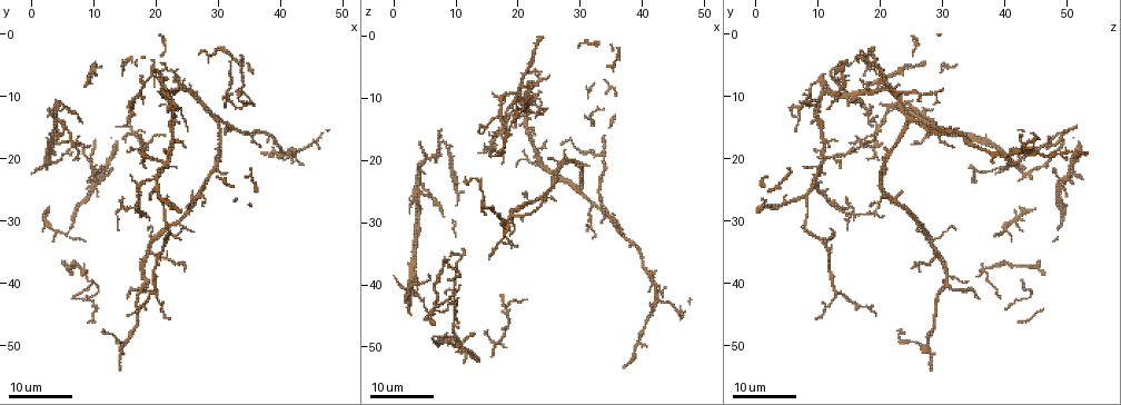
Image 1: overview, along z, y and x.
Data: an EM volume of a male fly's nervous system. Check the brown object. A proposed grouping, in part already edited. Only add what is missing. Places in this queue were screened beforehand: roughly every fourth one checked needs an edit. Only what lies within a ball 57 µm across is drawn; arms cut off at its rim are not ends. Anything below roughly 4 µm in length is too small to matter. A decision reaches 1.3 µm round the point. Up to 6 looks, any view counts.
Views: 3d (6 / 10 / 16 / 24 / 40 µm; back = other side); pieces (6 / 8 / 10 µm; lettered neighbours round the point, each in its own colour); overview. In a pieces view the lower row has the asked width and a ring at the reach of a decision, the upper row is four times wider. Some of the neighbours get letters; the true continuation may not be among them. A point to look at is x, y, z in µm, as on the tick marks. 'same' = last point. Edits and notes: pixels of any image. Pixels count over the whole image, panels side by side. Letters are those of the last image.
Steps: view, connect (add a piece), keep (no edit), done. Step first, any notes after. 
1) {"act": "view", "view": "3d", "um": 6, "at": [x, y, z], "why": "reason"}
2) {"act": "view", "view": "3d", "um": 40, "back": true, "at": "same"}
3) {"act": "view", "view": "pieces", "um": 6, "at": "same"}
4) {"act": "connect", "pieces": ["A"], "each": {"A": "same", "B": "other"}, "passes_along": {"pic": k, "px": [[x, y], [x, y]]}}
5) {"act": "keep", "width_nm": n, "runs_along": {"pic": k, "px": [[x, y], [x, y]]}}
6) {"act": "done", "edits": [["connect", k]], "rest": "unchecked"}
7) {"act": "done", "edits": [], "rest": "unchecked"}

{"act": "view", "view": "3d", "um": 16, "at": [14.5, 26.5, 15.0]}

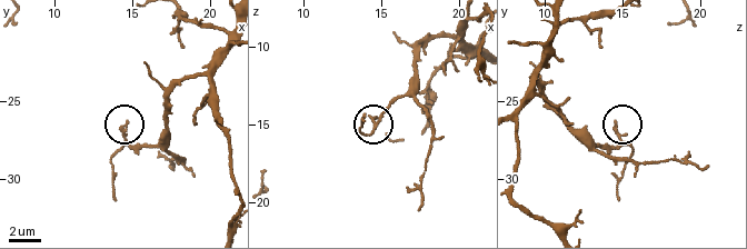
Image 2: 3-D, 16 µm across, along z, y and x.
{"act": "view", "view": "pieces", "um": 10, "at": [14.8, 26.2, 14.6]}

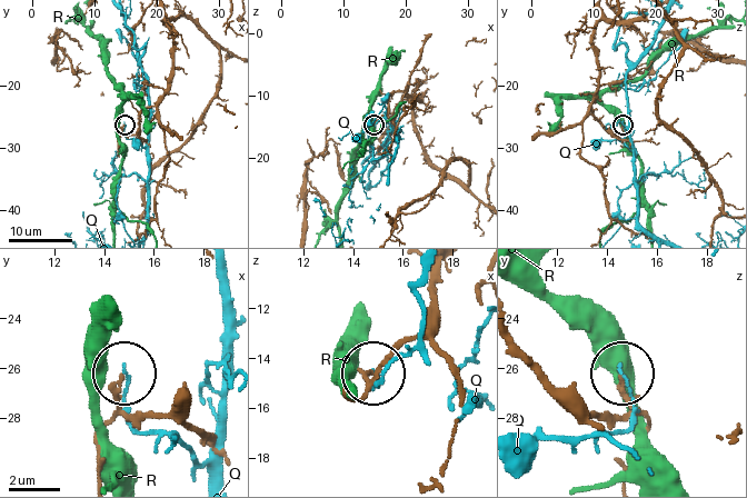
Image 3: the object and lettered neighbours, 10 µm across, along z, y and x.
{"act": "keep", "each": {"Q": "other", "R": "other"}, "runs_along": {"pic": 3, "px": [[536, 365], [594, 416], [629, 409], [625, 379]]}, "found": "no lettered piece goes on from it"}

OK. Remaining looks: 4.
{"act": "view", "view": "3d", "um": 16, "at": [5.5, 17.5, 25.5], "why": "an open end"}

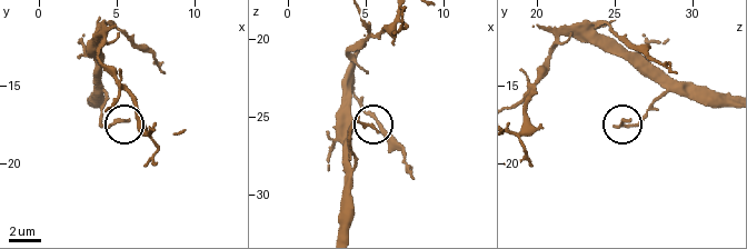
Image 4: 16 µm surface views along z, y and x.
{"act": "view", "view": "pieces", "um": 8, "at": [5.8, 17.4, 25.8]}

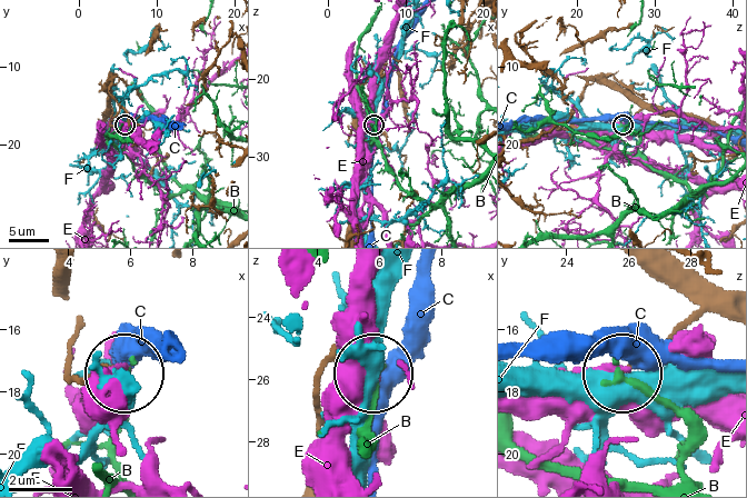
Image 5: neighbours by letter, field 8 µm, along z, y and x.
{"act": "keep", "each": {"B": "other", "C": "other", "E": "other", "F": "other"}, "found": "no lettered piece goes on from it"}

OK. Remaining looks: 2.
{"act": "view", "view": "3d", "um": 16, "at": [15.5, 17.0, 47.5], "why": "branch stops here"}

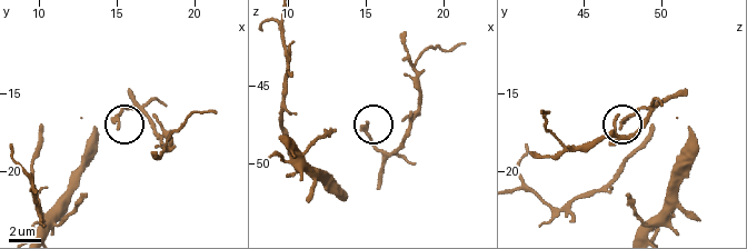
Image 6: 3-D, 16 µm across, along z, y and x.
{"act": "view", "view": "pieces", "um": 8, "at": [15.2, 17.2, 47.4]}

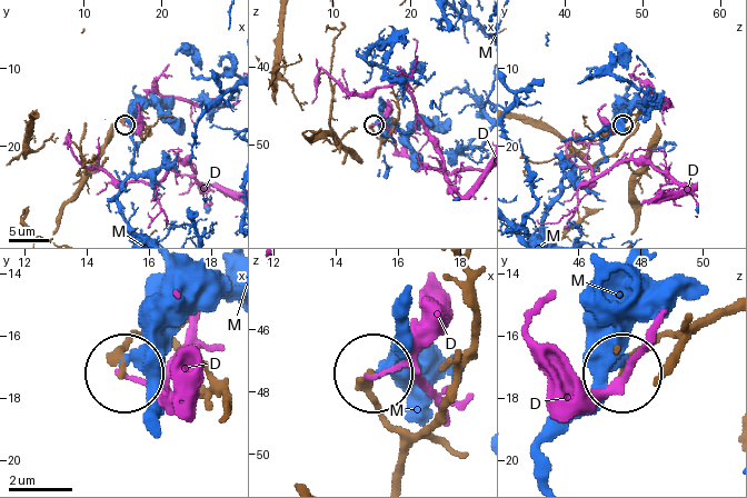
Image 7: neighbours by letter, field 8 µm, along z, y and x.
{"act": "keep", "each": {"D": "other", "M": "other"}, "found": "no lettered piece goes on from it"}

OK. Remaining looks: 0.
{"act": "done", "edits": [], "rest": "unchecked"}

